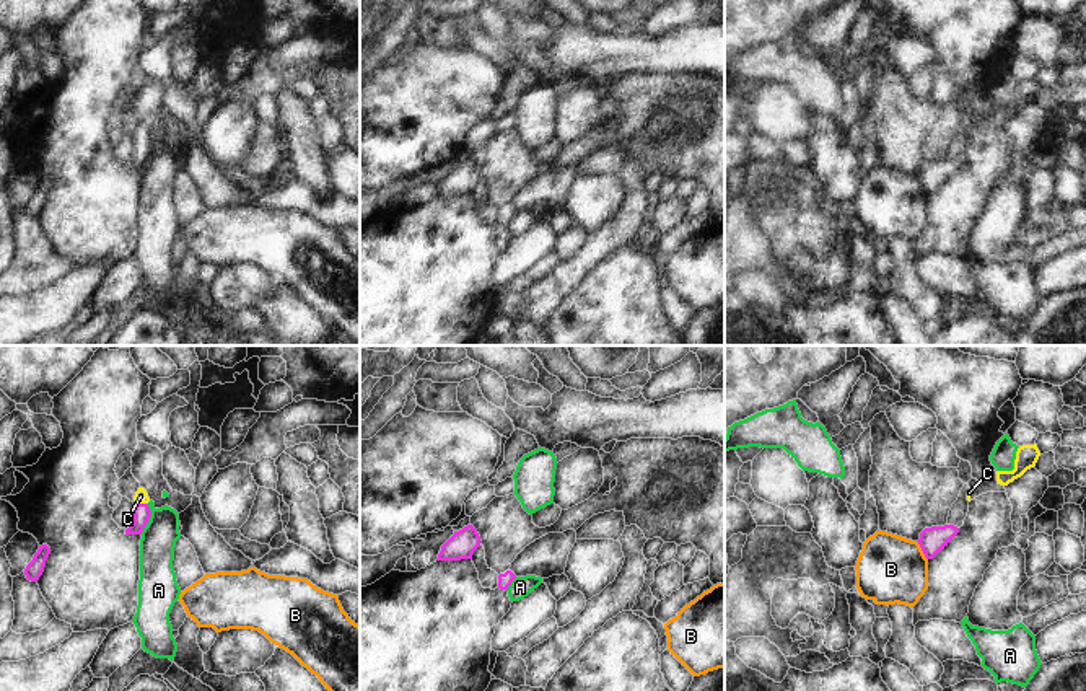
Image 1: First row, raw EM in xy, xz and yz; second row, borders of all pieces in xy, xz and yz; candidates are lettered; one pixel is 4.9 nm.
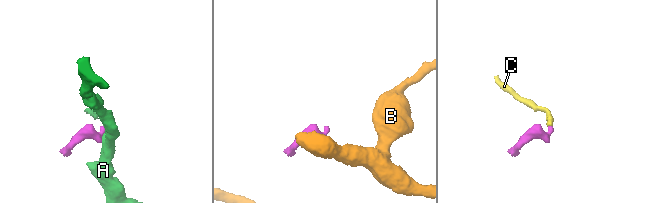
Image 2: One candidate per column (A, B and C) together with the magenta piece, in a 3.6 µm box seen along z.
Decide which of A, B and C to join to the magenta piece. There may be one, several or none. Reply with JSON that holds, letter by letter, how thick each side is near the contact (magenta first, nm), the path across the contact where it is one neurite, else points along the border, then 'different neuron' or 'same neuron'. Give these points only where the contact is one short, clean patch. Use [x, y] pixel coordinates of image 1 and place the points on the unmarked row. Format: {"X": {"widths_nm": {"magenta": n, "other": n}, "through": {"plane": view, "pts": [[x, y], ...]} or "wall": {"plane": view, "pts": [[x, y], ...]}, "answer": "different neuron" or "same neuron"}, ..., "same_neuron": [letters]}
{"A": {"widths_nm": {"magenta": 90, "other": 180}, "wall": {"plane": "xy", "pts": [[148, 139], [148, 157], [140, 168]]}, "answer": "different neuron"}, "B": {"widths_nm": {"magenta": 130, "other": 340}, "wall": {"plane": "yz", "pts": [[917, 178], [927, 194]]}, "answer": "different neuron"}, "C": {"widths_nm": {"magenta": 90, "other": 70}, "through": {"plane": "xy", "pts": [[142, 147], [142, 139], [140, 131]]}, "answer": "same neuron"}, "same_neuron": ["C"]}

